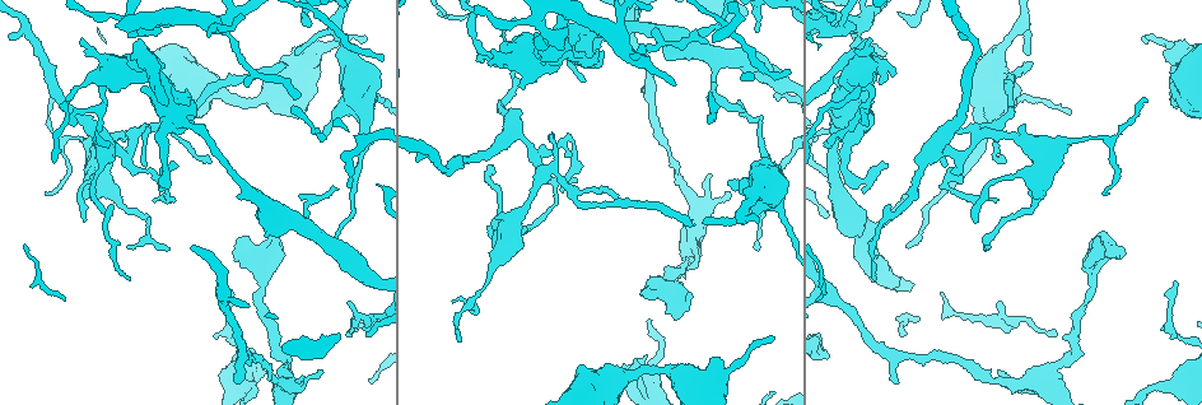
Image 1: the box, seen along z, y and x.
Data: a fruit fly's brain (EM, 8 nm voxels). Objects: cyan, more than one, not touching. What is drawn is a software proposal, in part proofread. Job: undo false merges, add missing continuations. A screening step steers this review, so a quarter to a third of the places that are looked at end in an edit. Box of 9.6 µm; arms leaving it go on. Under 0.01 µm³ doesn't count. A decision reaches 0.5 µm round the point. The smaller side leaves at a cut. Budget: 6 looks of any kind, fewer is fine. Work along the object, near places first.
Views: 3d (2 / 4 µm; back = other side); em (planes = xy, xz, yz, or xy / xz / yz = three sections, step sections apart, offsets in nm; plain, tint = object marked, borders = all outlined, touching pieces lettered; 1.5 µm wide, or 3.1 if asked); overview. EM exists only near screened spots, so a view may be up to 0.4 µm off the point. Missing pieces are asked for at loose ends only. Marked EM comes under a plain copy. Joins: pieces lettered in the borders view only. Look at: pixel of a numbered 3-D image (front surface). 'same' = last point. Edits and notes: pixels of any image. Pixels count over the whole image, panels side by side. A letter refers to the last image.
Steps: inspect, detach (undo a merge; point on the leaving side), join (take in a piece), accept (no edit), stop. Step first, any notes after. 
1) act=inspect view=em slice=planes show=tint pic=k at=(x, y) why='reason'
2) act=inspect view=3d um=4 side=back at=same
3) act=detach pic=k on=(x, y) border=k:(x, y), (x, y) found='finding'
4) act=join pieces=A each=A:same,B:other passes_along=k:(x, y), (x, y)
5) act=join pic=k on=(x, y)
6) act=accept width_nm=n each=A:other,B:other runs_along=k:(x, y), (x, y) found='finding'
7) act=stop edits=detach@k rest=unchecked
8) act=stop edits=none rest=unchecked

act=inspect view=em slice=planes show=borders pic=1 at=(886, 164) why='tapers out'

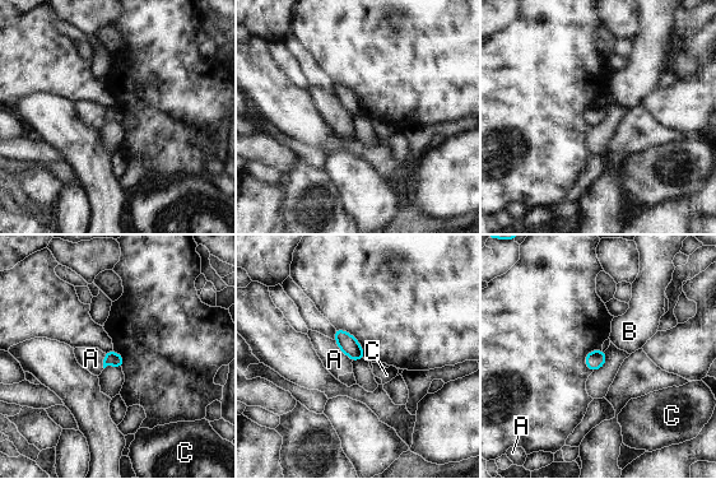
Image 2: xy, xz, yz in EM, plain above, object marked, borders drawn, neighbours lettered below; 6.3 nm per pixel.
act=accept each=A:other,B:other,C:other border=2:(334, 340), (352, 361) found='no lettered piece goes on from it'

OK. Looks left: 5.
act=inspect view=3d um=2 pic=1 at=(982, 133) why='arms part here'

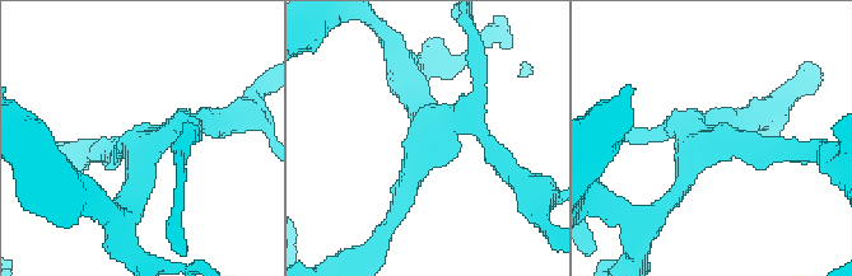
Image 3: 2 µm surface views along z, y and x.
act=inspect view=em slice=xy step=4 show=tint pic=3 at=(707, 145)

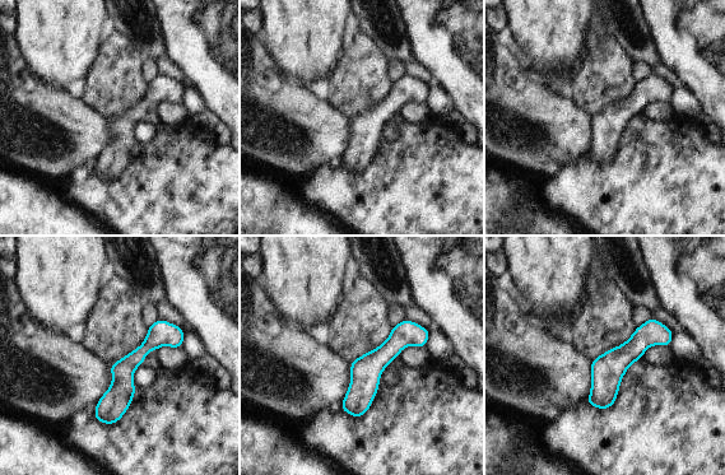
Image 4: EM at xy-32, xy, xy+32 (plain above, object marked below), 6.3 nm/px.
act=inspect view=em slice=planes show=borders at=same

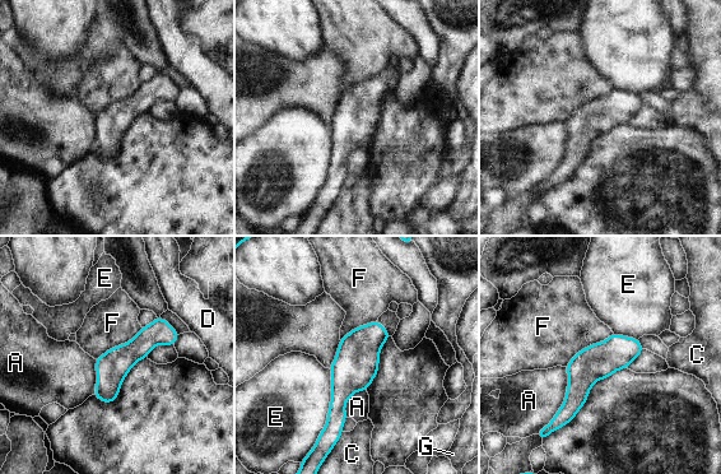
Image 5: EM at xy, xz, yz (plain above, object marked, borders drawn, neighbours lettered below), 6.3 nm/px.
act=accept each=A:other,C:other,D:other,E:other,F:other,G:other border=5:(613, 333), (582, 348), (566, 367) found='continuous, no second neuron'

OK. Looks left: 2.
act=stop edits=none rest=unchecked

